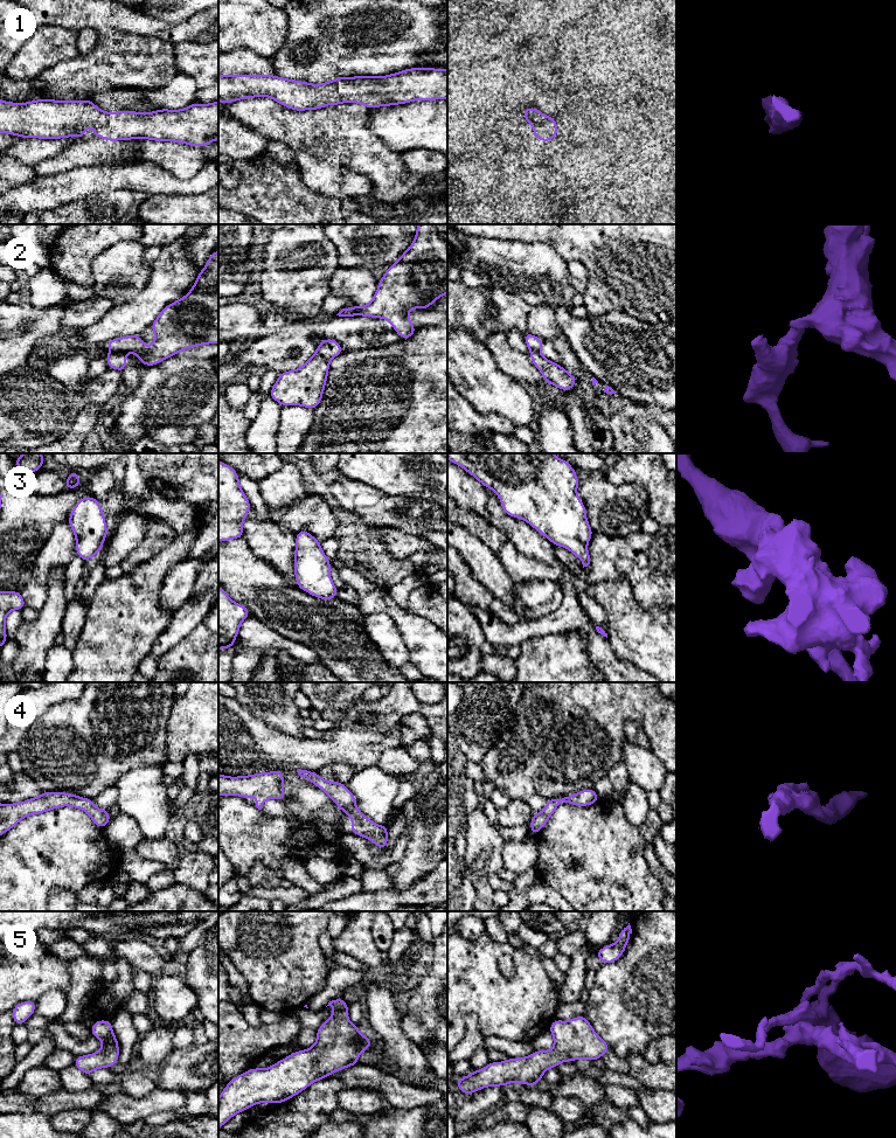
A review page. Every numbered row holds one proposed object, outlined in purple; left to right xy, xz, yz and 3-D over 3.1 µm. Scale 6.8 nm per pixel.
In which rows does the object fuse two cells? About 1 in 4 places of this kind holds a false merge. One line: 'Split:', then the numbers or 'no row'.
Split: 2

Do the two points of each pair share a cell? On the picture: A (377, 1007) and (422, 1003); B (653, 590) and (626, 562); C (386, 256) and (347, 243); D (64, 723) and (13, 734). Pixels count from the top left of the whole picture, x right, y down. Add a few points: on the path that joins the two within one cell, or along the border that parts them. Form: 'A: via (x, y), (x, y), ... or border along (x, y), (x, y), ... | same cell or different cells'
A: border along (400, 1011), (401, 1028), (408, 1038) | different cells
B: via (648, 583), (633, 568) | same cell
C: via (375, 250), (355, 250) | same cell
D: border along (28, 730), (16, 750) | different cells

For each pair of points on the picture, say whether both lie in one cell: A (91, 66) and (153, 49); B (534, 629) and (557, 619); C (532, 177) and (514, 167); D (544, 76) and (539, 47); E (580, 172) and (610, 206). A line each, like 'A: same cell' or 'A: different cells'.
A: same cell
B: same cell
C: different cells
D: same cell
E: different cells

